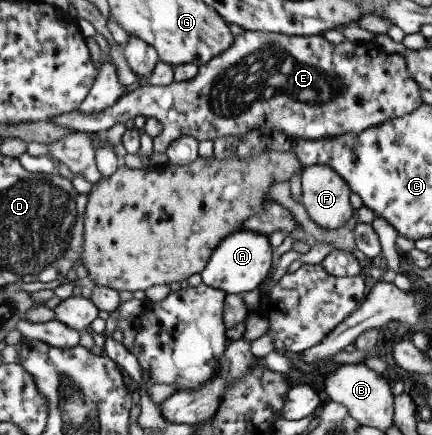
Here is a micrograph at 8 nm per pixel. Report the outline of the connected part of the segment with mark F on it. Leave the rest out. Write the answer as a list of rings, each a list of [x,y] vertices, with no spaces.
[[[322,164],[306,166],[301,171],[300,179],[303,195],[302,204],[313,223],[318,224],[321,228],[333,230],[342,227],[354,215],[355,210],[350,203],[353,191],[335,169]]]

